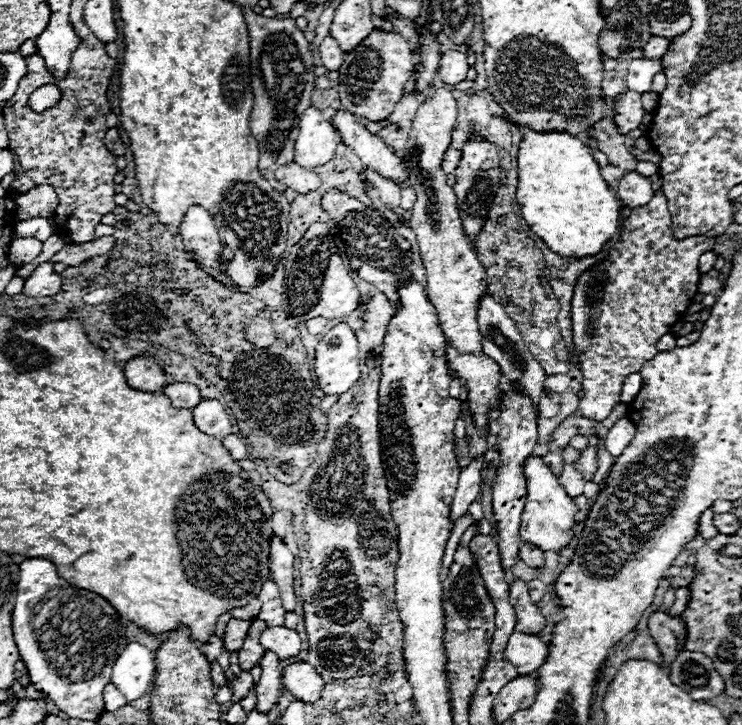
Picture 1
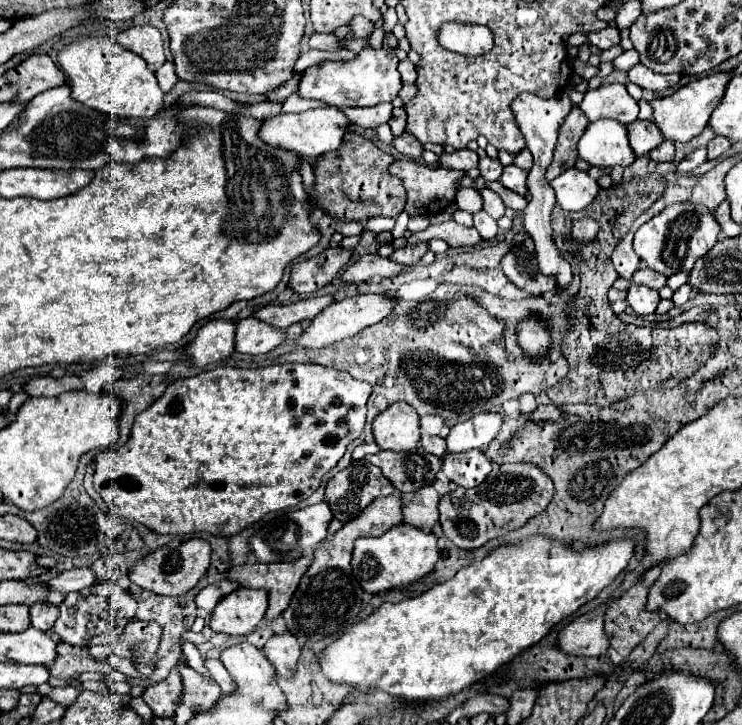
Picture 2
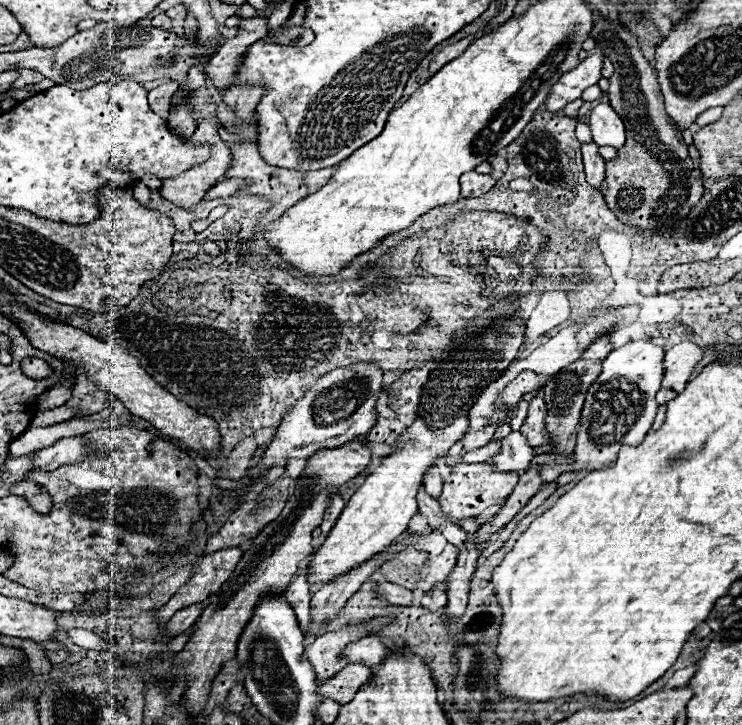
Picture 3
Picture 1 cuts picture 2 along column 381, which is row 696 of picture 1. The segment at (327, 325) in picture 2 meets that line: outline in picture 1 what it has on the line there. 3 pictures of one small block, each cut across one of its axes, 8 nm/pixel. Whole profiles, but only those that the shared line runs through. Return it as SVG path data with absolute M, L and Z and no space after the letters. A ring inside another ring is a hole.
M296 662L286 666L282 672L282 680L284 680L284 688L296 700L310 704L314 704L324 690L324 680L316 672L316 668L310 666L308 662Z

